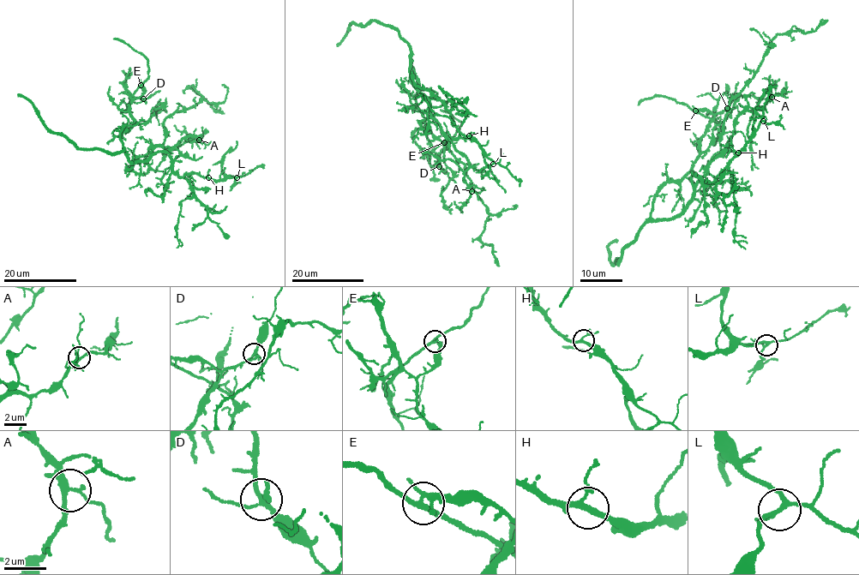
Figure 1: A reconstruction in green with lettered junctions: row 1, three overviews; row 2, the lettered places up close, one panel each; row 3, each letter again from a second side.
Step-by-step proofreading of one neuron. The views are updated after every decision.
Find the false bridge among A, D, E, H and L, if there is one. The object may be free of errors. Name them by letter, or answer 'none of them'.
E

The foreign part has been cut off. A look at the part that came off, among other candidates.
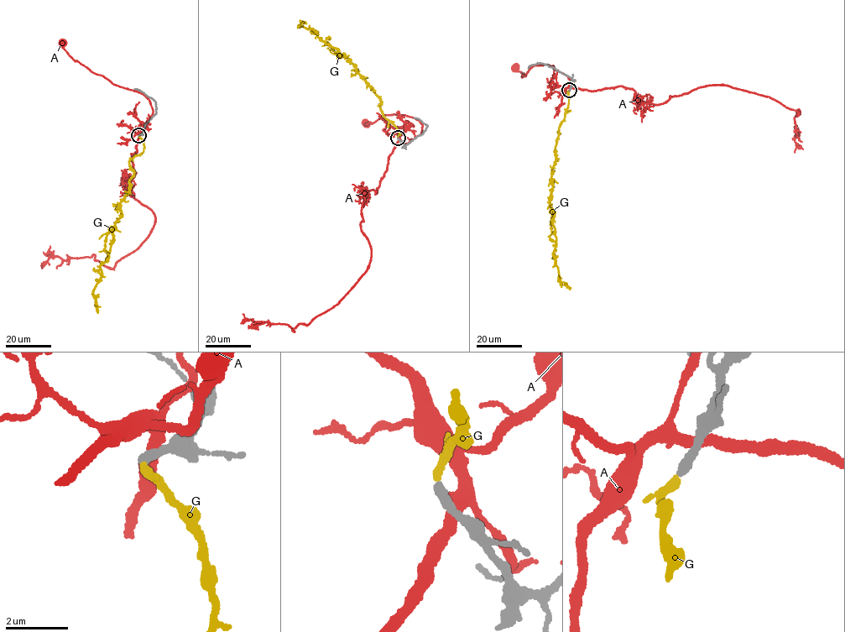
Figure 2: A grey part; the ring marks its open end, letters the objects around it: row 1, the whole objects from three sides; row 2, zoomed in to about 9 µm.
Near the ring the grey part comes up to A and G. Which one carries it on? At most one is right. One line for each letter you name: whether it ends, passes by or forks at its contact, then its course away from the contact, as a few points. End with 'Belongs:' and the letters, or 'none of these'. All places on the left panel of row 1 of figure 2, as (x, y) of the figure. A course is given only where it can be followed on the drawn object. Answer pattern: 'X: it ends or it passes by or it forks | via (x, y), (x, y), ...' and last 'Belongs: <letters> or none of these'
G: it ends | via (138, 135), (143, 151), (128, 162), (133, 175), (120, 203), (122, 216), (92, 293), (97, 313)
Belongs: G

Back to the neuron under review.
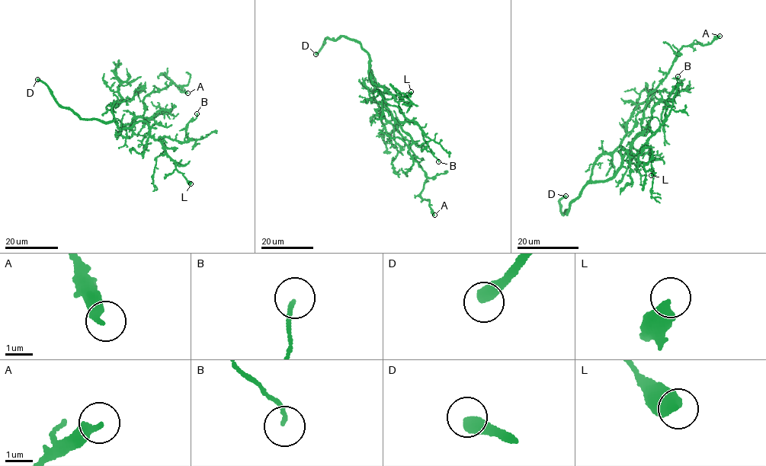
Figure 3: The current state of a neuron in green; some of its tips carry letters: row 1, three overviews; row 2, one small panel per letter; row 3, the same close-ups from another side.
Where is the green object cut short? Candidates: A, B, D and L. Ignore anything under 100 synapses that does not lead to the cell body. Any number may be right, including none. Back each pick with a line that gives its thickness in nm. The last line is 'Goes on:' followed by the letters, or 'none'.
D: calibre 440 nm
Goes on: D

